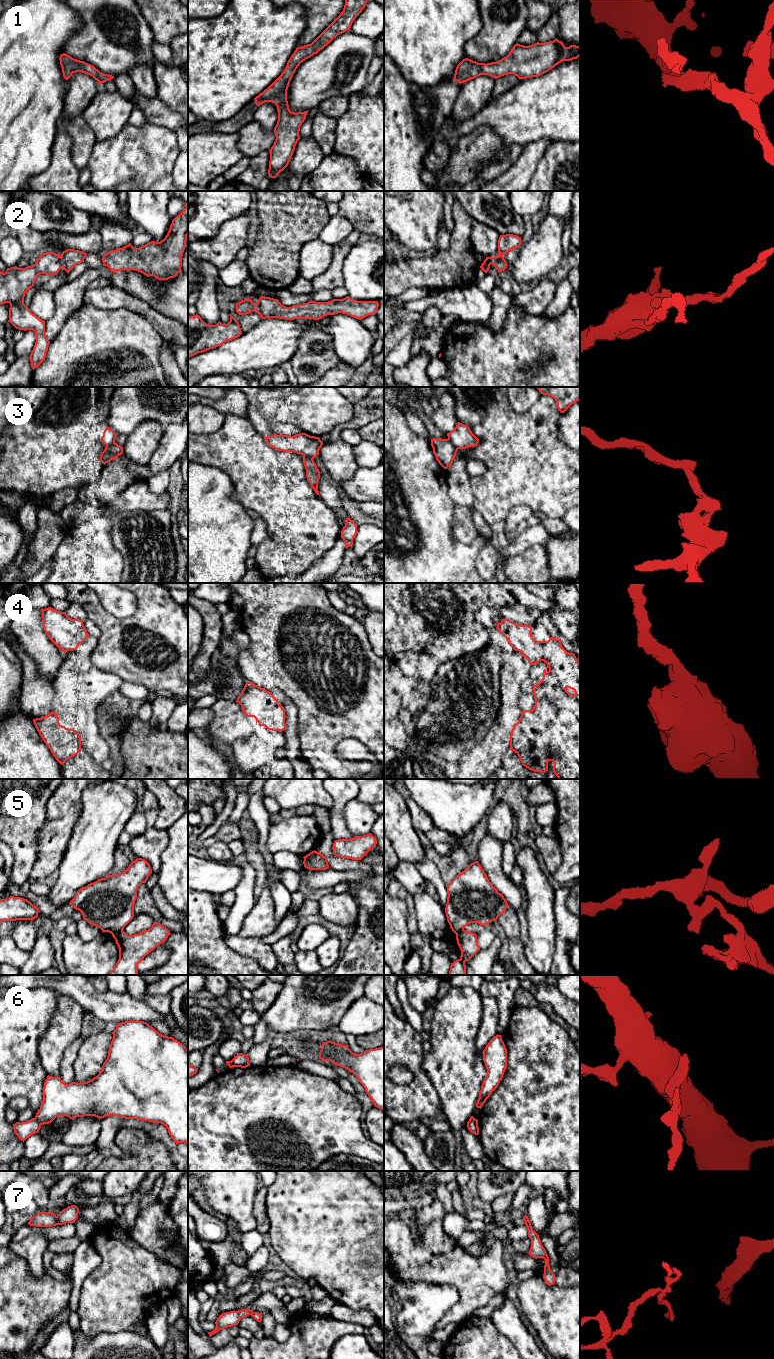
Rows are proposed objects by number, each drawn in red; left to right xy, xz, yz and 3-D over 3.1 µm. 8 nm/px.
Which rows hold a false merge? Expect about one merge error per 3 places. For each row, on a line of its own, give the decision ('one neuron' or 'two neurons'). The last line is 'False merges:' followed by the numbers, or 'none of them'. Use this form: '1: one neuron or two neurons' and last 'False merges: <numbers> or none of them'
1: one neuron
2: two neurons
3: two neurons
4: one neuron
5: two neurons
6: two neurons
7: two neurons
False merges: 2, 3, 5, 6, 7

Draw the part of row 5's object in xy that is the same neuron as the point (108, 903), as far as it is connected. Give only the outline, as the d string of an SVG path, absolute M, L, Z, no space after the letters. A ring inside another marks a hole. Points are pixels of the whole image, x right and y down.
M137 858L123 872L108 875L79 889L69 905L79 910L84 920L99 927L102 932L111 934L121 932L134 917L138 887L142 883L146 883L151 873L150 864L145 859Z

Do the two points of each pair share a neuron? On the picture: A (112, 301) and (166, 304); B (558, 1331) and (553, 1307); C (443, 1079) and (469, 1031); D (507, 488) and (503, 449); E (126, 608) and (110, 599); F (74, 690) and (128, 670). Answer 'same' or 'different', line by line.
A: different
B: same
C: same
D: same
E: same
F: different

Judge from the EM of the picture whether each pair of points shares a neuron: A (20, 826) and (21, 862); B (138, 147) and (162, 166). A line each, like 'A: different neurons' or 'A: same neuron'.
A: same neuron
B: same neuron

